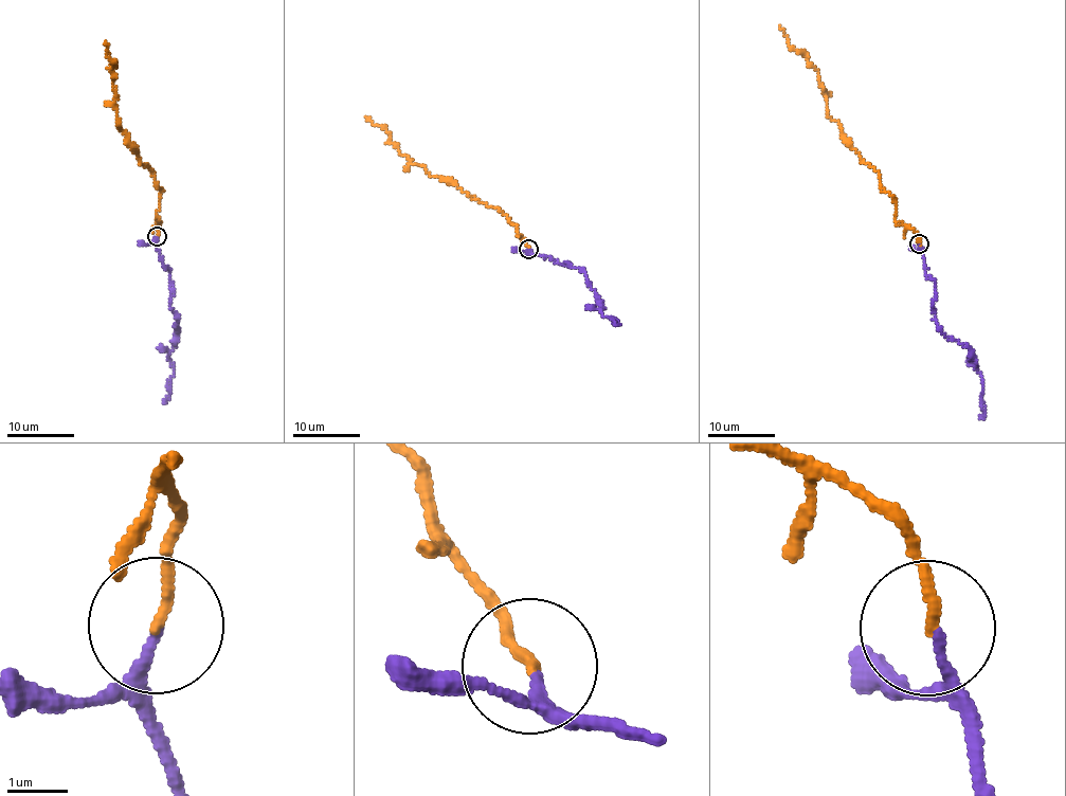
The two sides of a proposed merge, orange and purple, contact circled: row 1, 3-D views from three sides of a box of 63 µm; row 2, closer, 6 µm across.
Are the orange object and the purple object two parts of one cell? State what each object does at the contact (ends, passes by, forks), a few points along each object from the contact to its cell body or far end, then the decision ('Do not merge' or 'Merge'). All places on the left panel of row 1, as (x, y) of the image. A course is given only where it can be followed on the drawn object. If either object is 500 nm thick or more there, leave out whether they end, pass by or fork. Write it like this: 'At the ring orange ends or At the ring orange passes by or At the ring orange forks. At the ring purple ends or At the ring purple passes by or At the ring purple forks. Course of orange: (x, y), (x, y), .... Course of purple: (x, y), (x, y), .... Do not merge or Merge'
At the ring orange ends. At the ring purple ends. Course of orange: (157, 236), (161, 192), (155, 176), (139, 160), (116, 123), (111, 73), (115, 65), (105, 40). Course of purple: (157, 236), (158, 256), (169, 271), (170, 308), (176, 314), (176, 333), (169, 351), (173, 367), (165, 402). Merge

